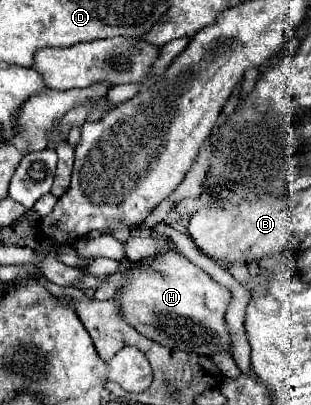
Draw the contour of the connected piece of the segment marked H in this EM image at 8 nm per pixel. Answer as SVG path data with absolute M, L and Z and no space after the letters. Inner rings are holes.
M177 251L155 253L141 261L119 261L119 271L107 275L95 289L95 299L109 301L117 297L123 319L147 339L169 349L211 355L219 347L229 349L229 331L225 311L231 303L231 291L213 281L203 269L195 267Z

